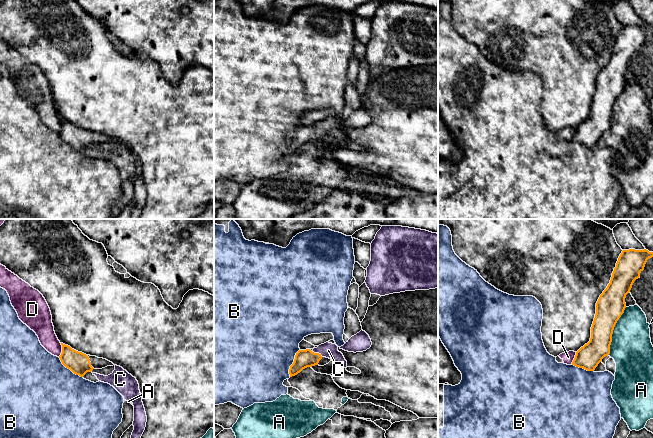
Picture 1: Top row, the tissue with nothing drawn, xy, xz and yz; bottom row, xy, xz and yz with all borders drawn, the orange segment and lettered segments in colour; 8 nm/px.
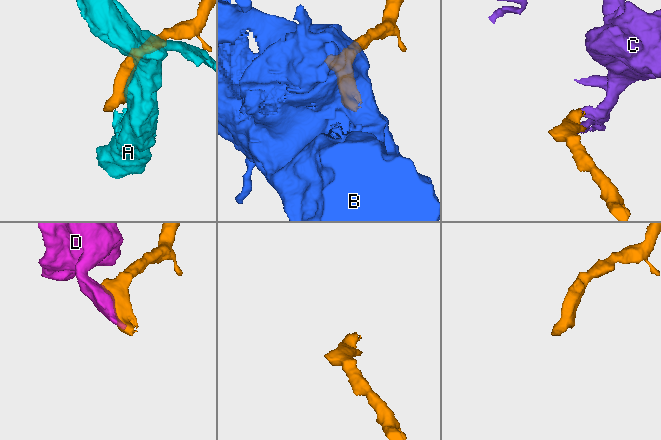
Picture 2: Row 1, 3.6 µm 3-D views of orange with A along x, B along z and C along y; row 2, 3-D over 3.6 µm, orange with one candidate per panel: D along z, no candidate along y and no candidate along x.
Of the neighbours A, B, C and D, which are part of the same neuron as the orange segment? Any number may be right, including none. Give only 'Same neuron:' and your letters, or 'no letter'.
Same neuron: C

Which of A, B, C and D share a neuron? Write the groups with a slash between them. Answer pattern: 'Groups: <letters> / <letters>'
Groups: A / B / C / D

